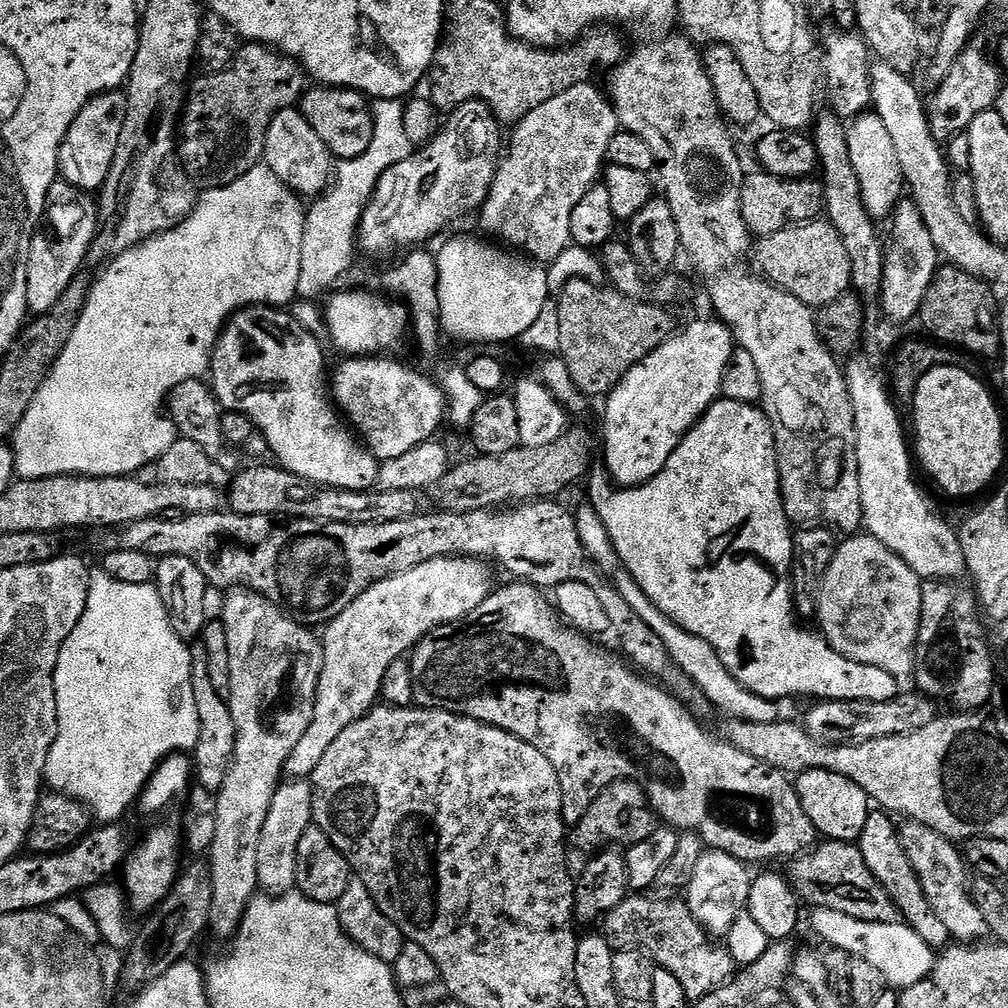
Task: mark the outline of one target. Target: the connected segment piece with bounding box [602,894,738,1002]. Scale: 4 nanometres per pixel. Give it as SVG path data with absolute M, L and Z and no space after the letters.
M630 894L621 904L614 906L602 921L603 935L608 937L613 949L638 948L649 953L659 967L670 970L678 982L682 982L682 990L686 990L689 1001L695 1002L705 996L707 992L713 992L717 986L727 984L737 971L738 965L728 953L723 943L714 942L707 929L702 927L691 914L687 903L680 900L659 900L652 894Z

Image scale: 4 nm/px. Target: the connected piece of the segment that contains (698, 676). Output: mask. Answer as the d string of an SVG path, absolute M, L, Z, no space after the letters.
M627 570L617 571L616 574L617 576L614 576L616 589L622 594L622 598L626 598L626 602L630 602L630 610L634 610L634 614L638 614L638 618L642 618L642 622L646 622L646 626L650 626L650 630L654 630L654 634L658 634L658 638L662 638L666 650L670 650L670 656L674 658L677 666L699 686L705 698L712 703L713 709L720 711L721 708L727 713L727 717L746 722L774 722L781 719L782 712L776 709L779 708L777 701L767 700L746 690L746 686L742 686L728 673L726 666L722 666L722 662L716 651L710 646L710 642L690 634L682 626L675 624L662 610L658 610L658 606L638 586L638 582Z

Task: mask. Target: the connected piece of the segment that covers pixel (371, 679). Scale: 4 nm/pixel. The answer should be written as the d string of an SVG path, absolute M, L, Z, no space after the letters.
M443 556L422 562L422 566L414 566L408 572L399 572L389 580L370 586L342 614L328 621L322 632L324 646L324 665L322 678L318 682L318 694L314 708L314 722L310 722L310 730L294 746L290 758L284 767L285 773L292 778L311 777L312 771L322 762L322 754L330 750L334 738L346 730L356 720L361 720L367 712L377 707L381 699L380 688L384 685L384 675L390 662L407 657L416 645L429 636L441 624L453 624L456 620L465 620L467 616L493 591L494 584L484 580L485 561L467 556Z

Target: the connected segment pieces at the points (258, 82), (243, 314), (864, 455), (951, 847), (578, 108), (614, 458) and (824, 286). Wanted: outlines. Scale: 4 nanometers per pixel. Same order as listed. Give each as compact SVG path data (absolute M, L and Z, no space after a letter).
M248 42L231 66L201 77L186 92L178 121L178 156L201 185L224 188L263 161L266 130L279 112L299 105L306 91L306 73L275 48Z
M253 306L251 308L242 308L233 315L232 319L224 326L220 339L216 341L216 349L212 352L212 380L210 387L216 394L216 400L219 402L224 412L241 412L251 418L255 431L264 435L264 440L268 443L270 451L276 455L275 463L288 472L298 474L315 484L325 484L331 488L341 488L342 490L358 490L366 492L377 487L380 478L381 461L376 459L374 453L358 439L357 433L342 419L341 413L335 403L330 399L330 376L324 373L324 348L316 341L316 336L308 328L303 328L294 317L288 313L288 310L281 310L276 306Z
M852 358L846 364L846 379L848 381L848 393L850 394L850 402L854 406L854 426L856 427L856 453L858 454L858 482L862 490L862 510L864 511L863 527L866 529L867 535L878 538L878 542L882 542L882 546L886 546L890 550L894 550L894 554L898 554L898 558L902 558L902 562L906 562L906 566L910 566L910 570L914 570L925 581L929 580L956 580L965 575L966 569L964 567L964 555L962 554L962 546L960 545L960 538L955 527L951 528L946 521L940 516L935 516L932 513L930 505L924 501L924 496L920 493L920 488L916 485L916 480L912 477L912 460L910 455L910 444L904 441L904 428L900 425L901 413L898 411L889 389L886 387L886 380L879 376L878 373L872 369L872 364L868 360L856 360Z
M909 819L904 823L906 824L899 825L900 840L923 882L923 889L926 890L931 905L934 910L938 910L938 918L942 918L946 925L949 937L956 942L983 941L990 931L982 910L970 894L970 869L961 849L953 841L917 820Z
M592 82L579 84L566 90L566 94L558 94L558 98L550 98L550 102L542 102L538 110L530 110L530 114L515 125L513 132L516 133L509 144L507 141L506 151L492 179L492 188L478 212L480 232L485 237L509 249L519 250L536 262L551 262L572 244L570 214L574 206L582 202L582 194L586 194L586 190L590 190L601 175L610 142L621 131L620 119L616 117L611 101L594 85Z
M719 318L696 320L689 328L677 331L667 342L658 346L642 362L638 362L618 382L614 391L606 397L604 408L604 460L613 481L621 488L635 488L652 480L666 466L670 454L682 441L684 435L699 422L710 405L720 396L724 372L730 366L734 351L732 329Z
M817 218L808 221L807 224L794 224L786 230L778 230L778 234L763 237L757 244L760 245L757 248L755 245L754 248L754 260L756 256L757 264L755 267L762 273L764 279L781 288L783 292L789 292L813 310L826 307L852 288L850 254L846 254L846 246L842 246L838 230L833 224L829 224L827 219Z

